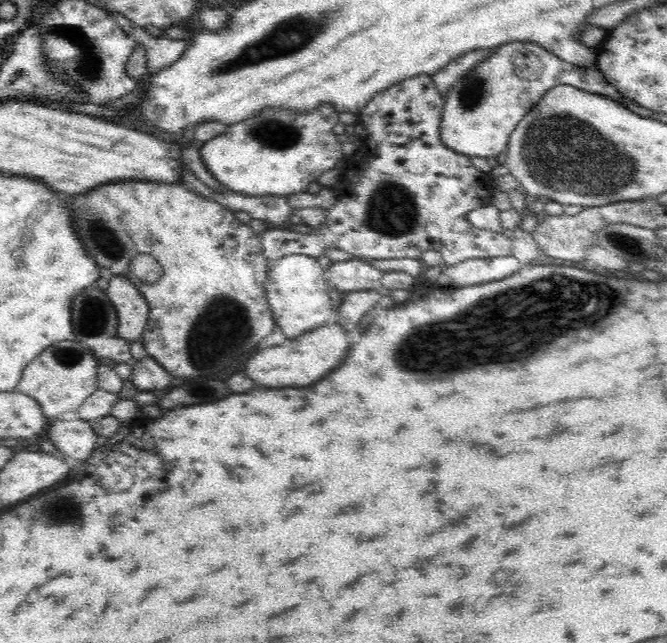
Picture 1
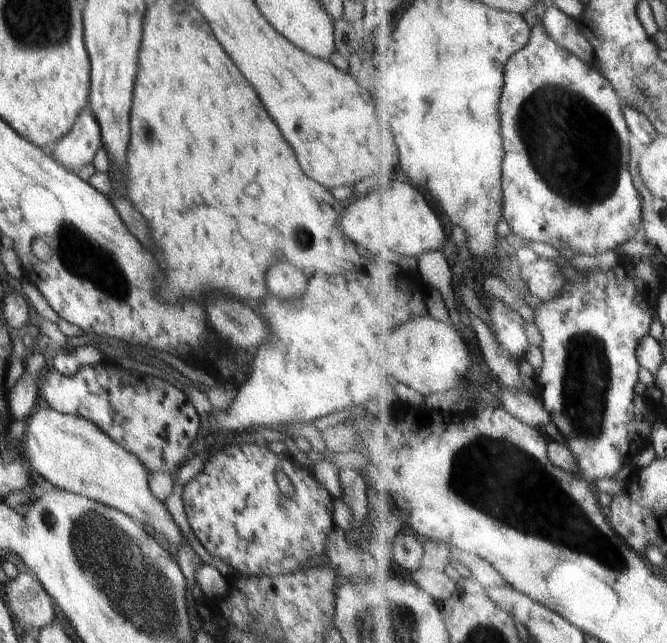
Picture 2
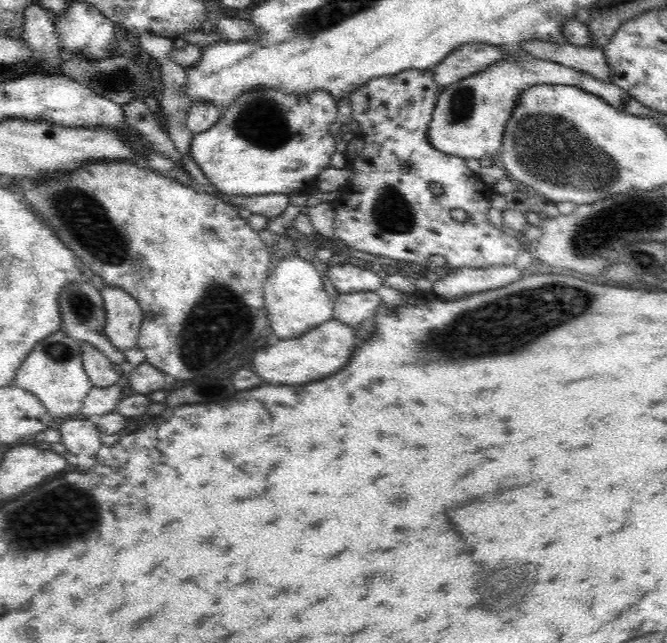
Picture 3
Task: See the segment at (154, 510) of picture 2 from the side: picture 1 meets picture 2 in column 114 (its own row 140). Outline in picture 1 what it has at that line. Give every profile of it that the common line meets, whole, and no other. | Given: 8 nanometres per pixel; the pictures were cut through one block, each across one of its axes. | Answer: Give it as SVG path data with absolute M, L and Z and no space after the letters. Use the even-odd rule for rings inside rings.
M508 42L491 49L483 61L444 95L440 122L442 144L469 157L503 156L510 134L518 122L532 110L532 106L536 106L536 102L540 102L548 90L563 84L610 97L620 104L626 100L598 68L568 64L536 43Z

